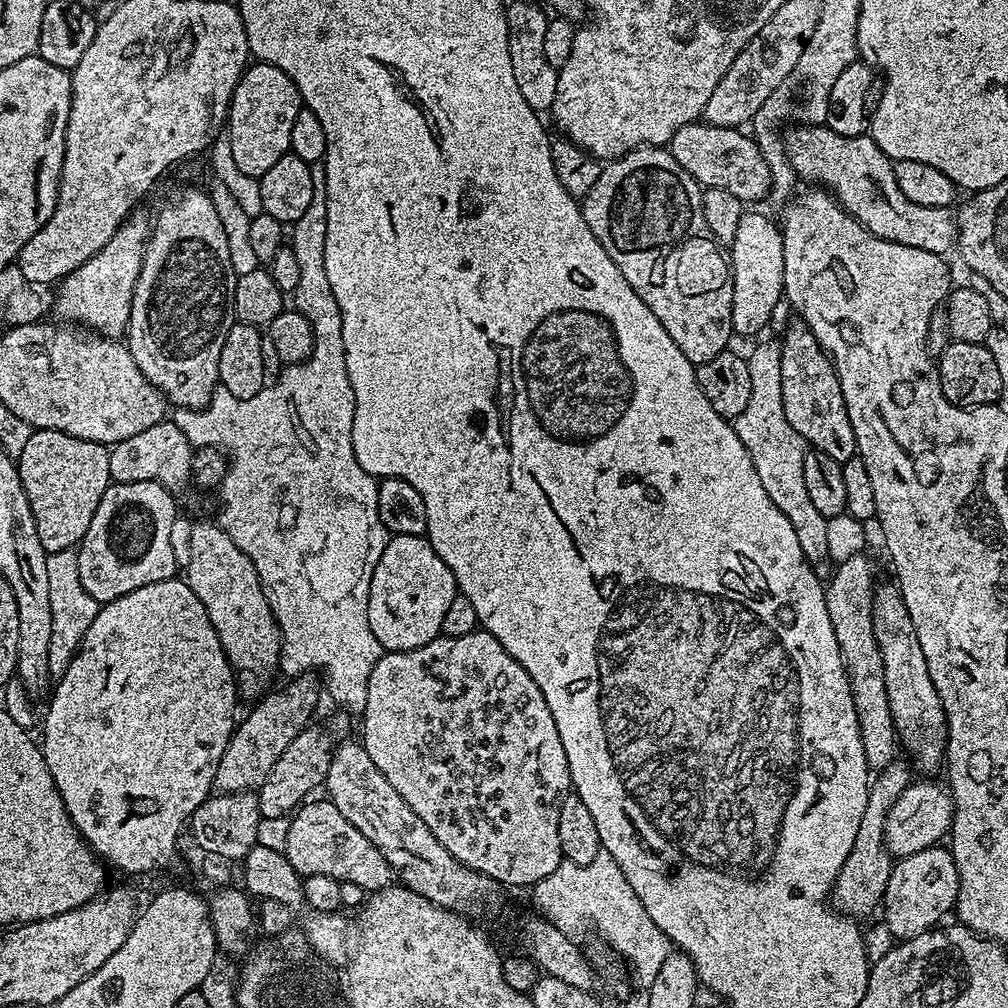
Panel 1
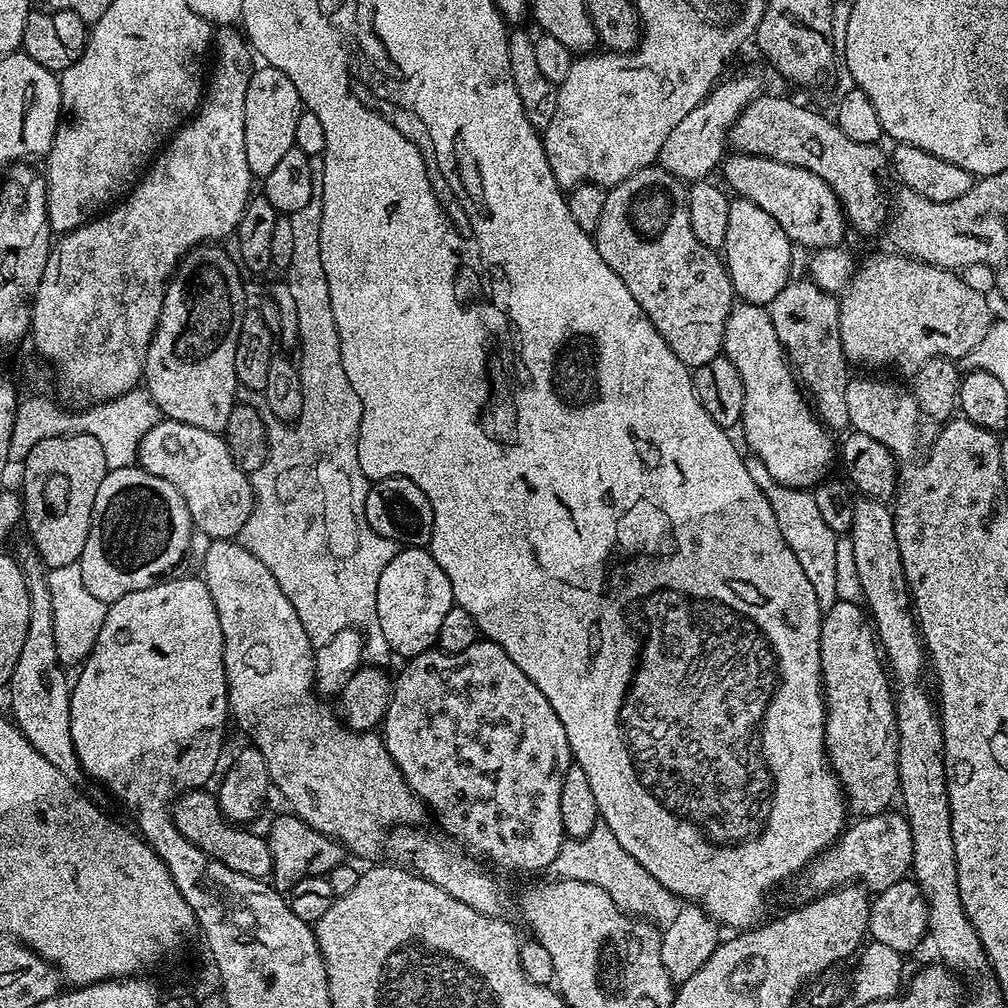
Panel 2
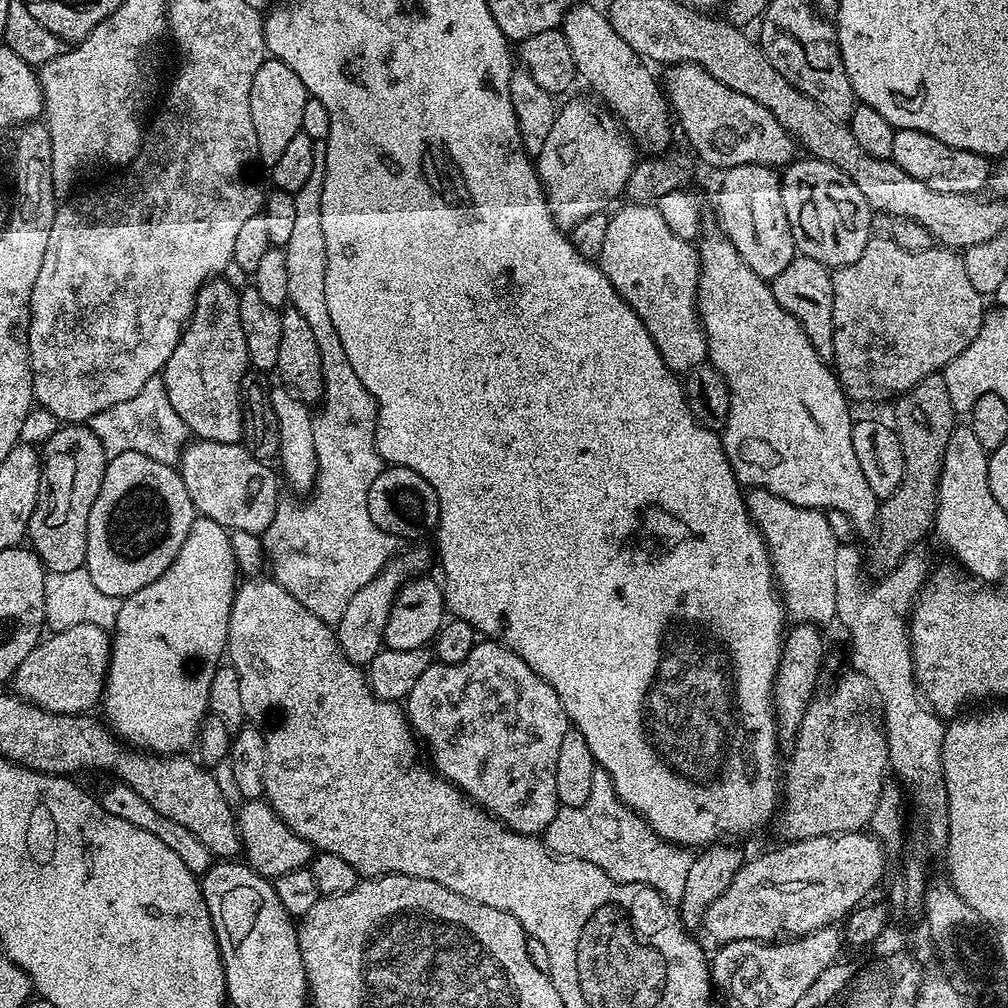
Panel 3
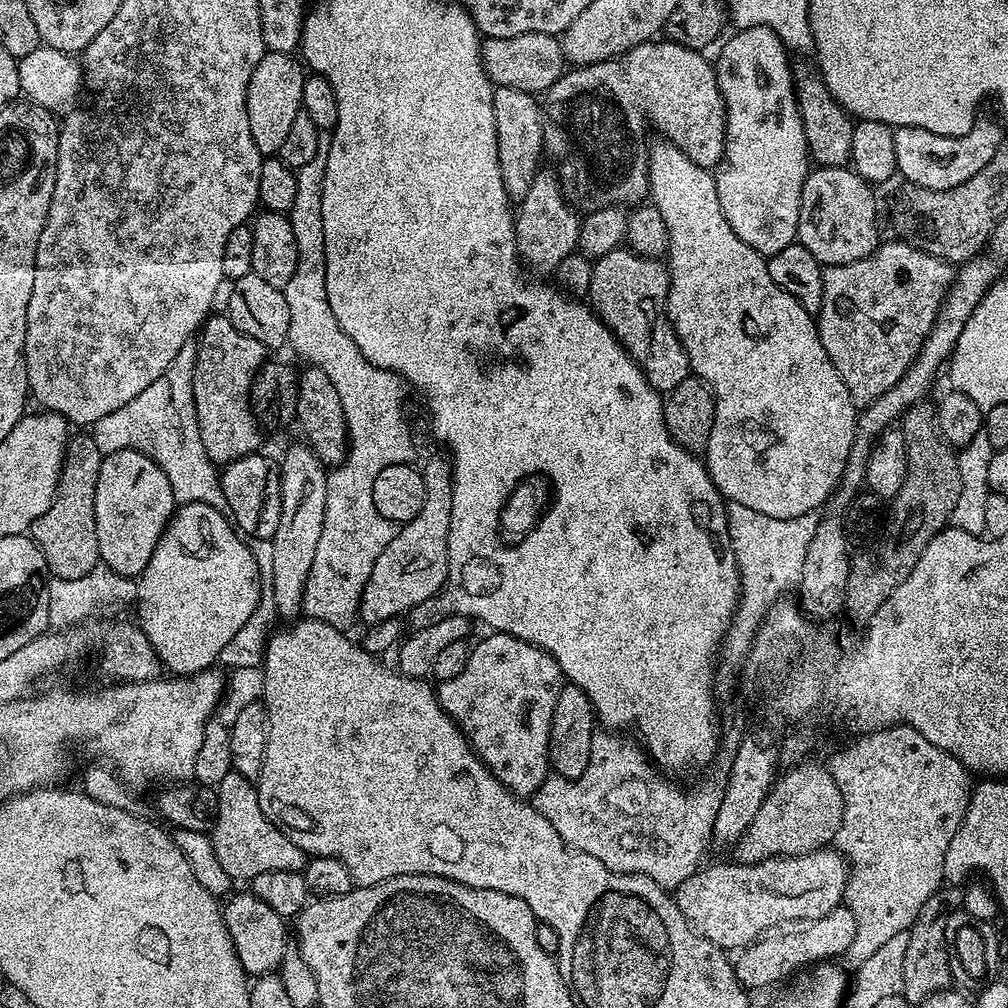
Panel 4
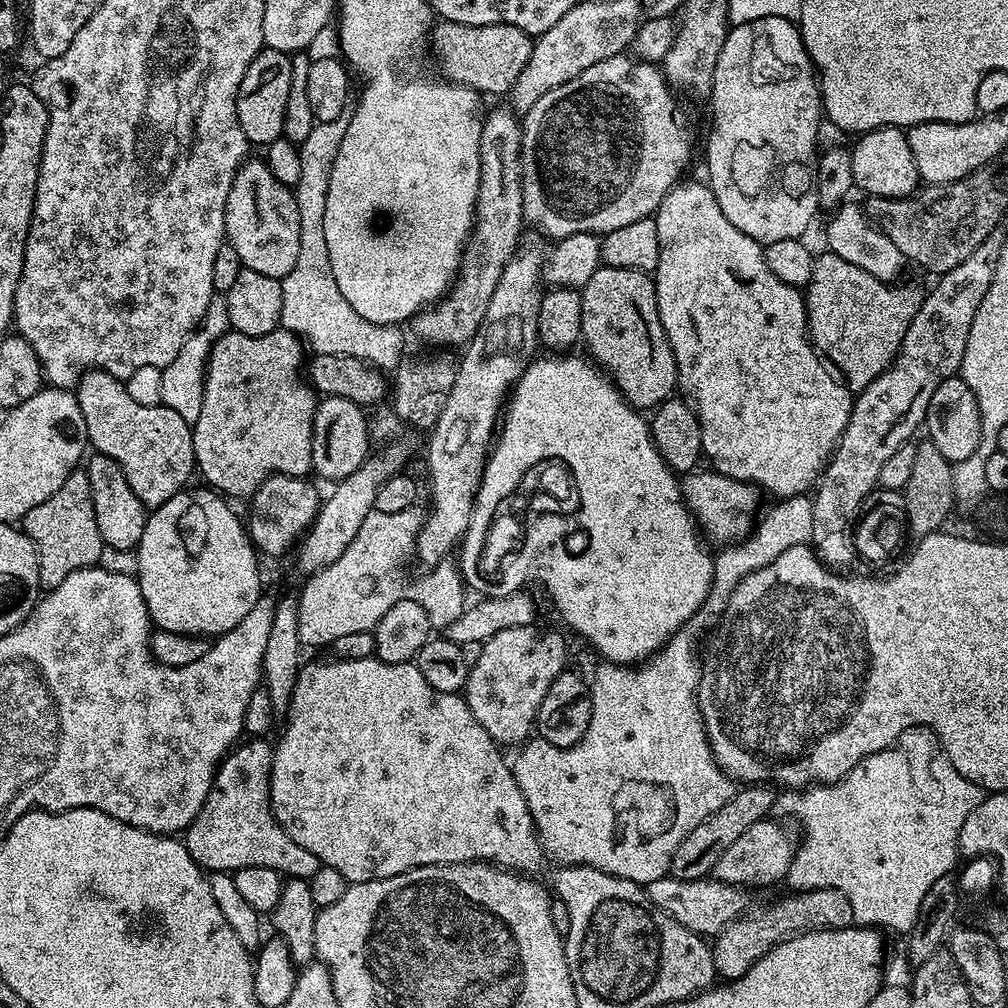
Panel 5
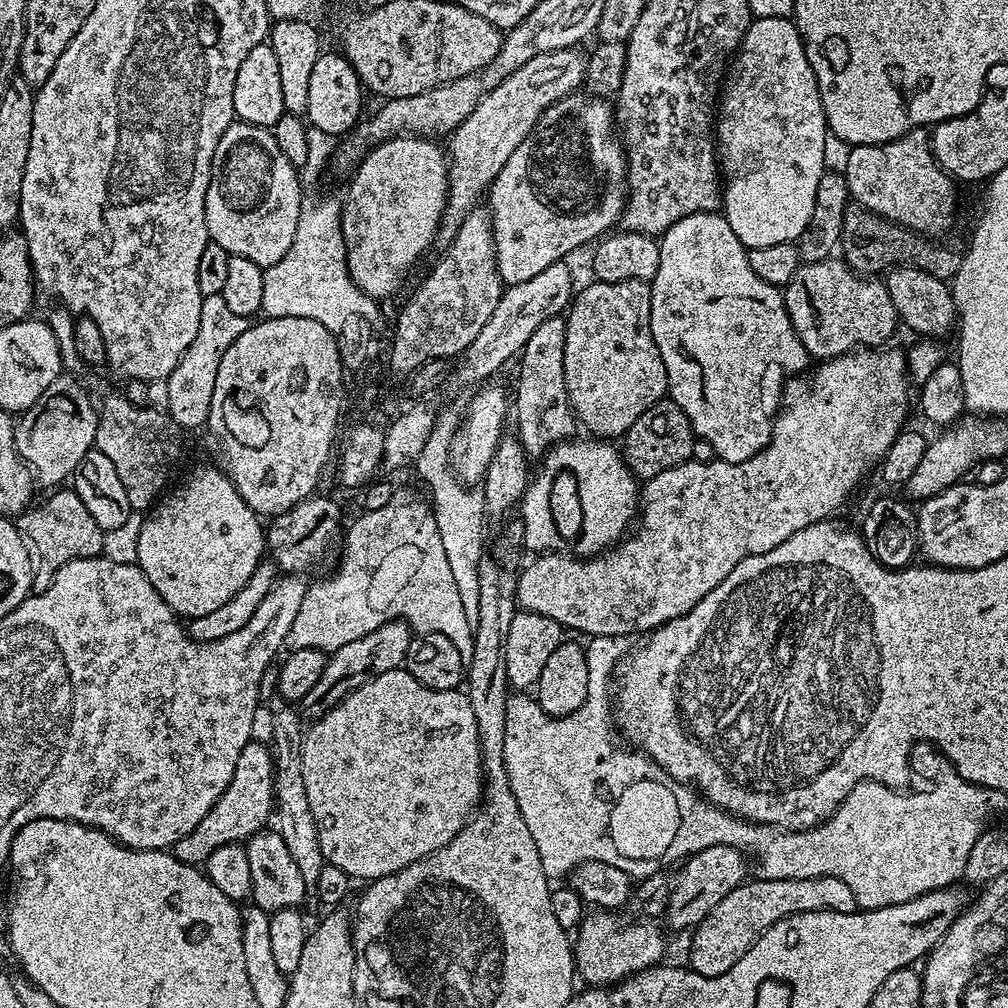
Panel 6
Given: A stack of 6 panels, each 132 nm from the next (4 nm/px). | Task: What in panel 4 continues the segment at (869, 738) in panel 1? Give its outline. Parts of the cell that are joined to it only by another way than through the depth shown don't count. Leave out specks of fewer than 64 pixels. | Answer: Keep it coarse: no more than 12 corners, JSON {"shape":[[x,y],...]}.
{"shape":[[831,771],[777,779],[734,845],[742,864],[827,849],[844,799]]}

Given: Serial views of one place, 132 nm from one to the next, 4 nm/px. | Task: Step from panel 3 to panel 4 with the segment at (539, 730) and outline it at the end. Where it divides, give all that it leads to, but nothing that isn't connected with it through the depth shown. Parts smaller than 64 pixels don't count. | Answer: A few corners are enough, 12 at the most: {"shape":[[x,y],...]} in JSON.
{"shape":[[505,632],[439,681],[442,710],[515,796],[549,775],[528,715],[557,687],[549,652]]}

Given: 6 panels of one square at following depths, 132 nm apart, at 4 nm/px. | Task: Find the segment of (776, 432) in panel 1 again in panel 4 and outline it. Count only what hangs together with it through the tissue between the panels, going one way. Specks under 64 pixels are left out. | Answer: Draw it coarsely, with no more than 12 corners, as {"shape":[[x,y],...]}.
{"shape":[[725,507],[740,595],[752,634],[800,583],[817,517]]}

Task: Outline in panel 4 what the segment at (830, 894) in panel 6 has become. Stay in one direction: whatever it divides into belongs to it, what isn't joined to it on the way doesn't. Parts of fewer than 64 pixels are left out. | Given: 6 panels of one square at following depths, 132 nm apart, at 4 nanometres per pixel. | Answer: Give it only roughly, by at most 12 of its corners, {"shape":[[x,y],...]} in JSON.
{"shape":[[846,906],[765,934],[735,953],[745,990],[768,988],[807,960],[841,955]]}

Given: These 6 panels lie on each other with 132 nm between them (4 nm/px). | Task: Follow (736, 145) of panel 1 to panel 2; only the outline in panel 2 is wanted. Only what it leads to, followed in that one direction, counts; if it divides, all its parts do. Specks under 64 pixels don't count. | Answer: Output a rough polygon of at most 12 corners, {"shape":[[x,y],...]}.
{"shape":[[732,154],[723,183],[793,245],[843,245],[846,217],[818,174]]}

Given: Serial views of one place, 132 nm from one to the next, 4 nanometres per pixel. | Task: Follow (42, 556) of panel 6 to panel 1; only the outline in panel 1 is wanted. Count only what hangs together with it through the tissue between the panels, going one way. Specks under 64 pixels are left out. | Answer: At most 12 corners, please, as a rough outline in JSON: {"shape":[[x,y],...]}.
{"shape":[[49,428],[20,477],[45,552],[75,549],[113,483],[109,449]]}

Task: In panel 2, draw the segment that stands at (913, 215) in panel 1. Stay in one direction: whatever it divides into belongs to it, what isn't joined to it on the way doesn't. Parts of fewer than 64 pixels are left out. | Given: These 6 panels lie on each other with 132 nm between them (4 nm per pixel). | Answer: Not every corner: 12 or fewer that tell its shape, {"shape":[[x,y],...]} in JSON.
{"shape":[[784,96],[751,100],[727,143],[834,190],[847,223],[885,227],[880,144]]}

